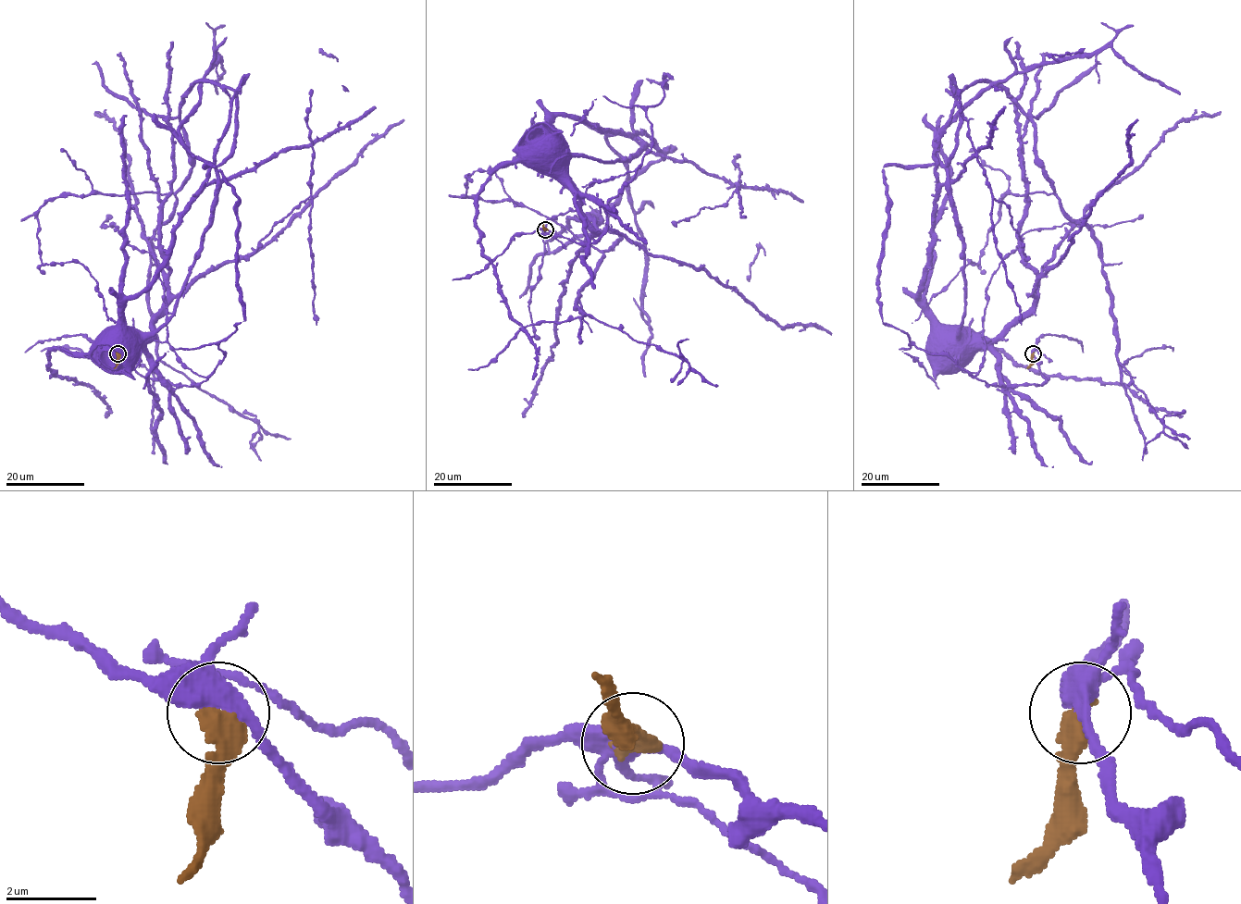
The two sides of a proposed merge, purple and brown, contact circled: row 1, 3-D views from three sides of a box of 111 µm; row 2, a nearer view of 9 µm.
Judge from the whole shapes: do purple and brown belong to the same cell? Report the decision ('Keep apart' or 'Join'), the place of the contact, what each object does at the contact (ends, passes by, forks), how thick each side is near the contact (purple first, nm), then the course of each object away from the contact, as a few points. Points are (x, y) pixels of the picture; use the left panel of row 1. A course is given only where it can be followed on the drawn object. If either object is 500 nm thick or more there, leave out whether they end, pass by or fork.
Keep apart. Place: (117, 353). Thickness 320 nm (purple) against 550 nm. Course of purple: (117, 353), (146, 377), (180, 387), (173, 389), (142, 343), (128, 328), (117, 329), (126, 338), (129, 337). Course of brown: (117, 353), (117, 364), (114, 368)

